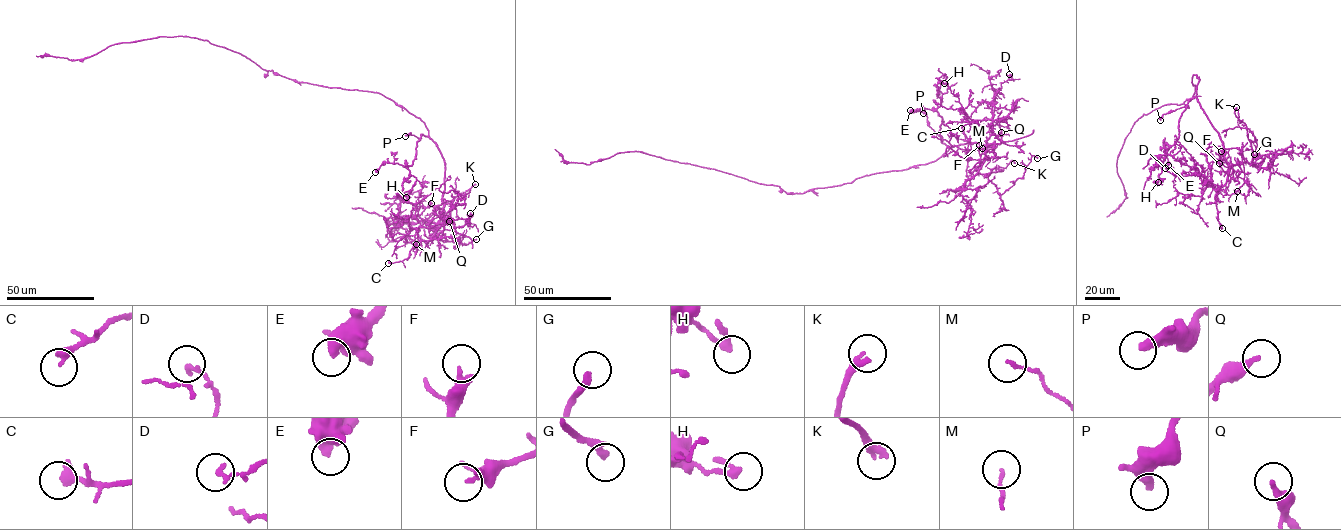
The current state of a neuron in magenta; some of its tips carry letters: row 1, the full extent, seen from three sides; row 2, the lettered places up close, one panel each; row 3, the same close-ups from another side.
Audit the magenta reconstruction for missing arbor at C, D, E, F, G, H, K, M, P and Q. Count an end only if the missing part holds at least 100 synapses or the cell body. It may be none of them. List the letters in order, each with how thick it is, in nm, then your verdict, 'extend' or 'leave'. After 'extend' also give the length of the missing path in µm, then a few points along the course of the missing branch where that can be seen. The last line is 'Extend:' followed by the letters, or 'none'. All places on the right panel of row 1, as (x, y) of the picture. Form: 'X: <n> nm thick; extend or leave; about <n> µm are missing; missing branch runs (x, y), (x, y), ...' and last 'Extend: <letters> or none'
C: 400 nm thick; leave
D: 190 nm thick; leave
E: 480 nm thick; leave
F: 320 nm thick; leave
G: 260 nm thick; leave
H: 200 nm thick; leave
K: 320 nm thick; leave
M: 120 nm thick; leave
P: 360 nm thick; leave
Q: 240 nm thick; leave
Extend: none

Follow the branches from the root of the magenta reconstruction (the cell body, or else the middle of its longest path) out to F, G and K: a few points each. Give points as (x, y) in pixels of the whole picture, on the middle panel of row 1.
F: (855, 179), (928, 164), (960, 144), (988, 146), (995, 141), (985, 148), (978, 170), (979, 145)
G: (855, 179), (928, 164), (960, 144), (995, 141), (978, 172), (1001, 194), (1023, 177), (1031, 156), (1037, 158)
K: (855, 179), (928, 164), (968, 142), (988, 146), (995, 142), (985, 148), (979, 172), (1000, 172), (1014, 163)

